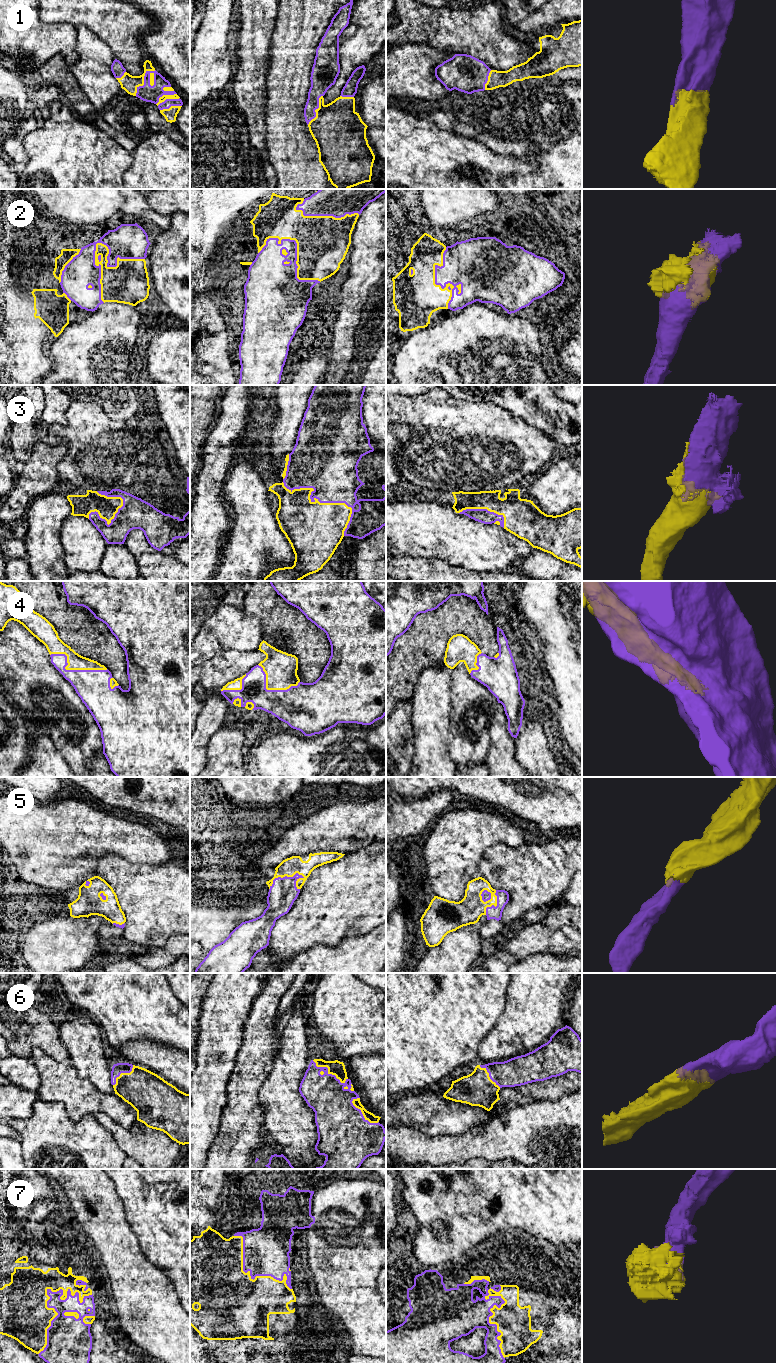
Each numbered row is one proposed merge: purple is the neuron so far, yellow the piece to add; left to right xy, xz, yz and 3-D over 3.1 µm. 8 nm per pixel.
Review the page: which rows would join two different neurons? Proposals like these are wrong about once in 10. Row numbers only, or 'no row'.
no row

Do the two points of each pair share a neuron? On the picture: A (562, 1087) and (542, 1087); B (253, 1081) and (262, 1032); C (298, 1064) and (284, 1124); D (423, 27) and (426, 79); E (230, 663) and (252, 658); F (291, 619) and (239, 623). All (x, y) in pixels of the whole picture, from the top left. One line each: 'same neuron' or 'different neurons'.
A: same neuron
B: same neuron
C: same neuron
D: different neurons
E: same neuron
F: different neurons

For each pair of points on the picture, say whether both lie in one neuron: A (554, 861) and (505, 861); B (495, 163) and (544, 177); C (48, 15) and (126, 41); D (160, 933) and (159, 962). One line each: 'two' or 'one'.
A: one
B: two
C: one
D: two

